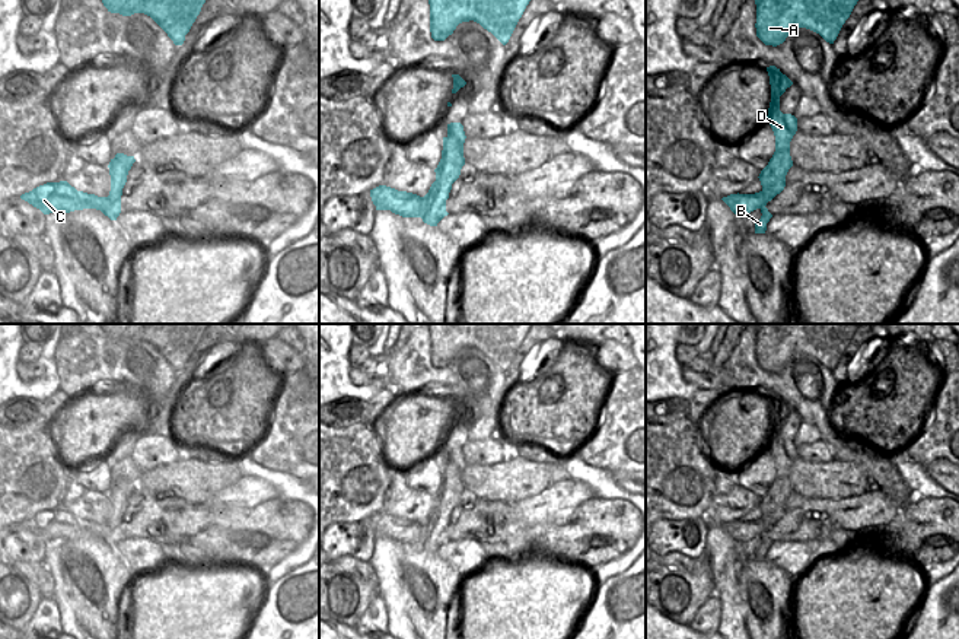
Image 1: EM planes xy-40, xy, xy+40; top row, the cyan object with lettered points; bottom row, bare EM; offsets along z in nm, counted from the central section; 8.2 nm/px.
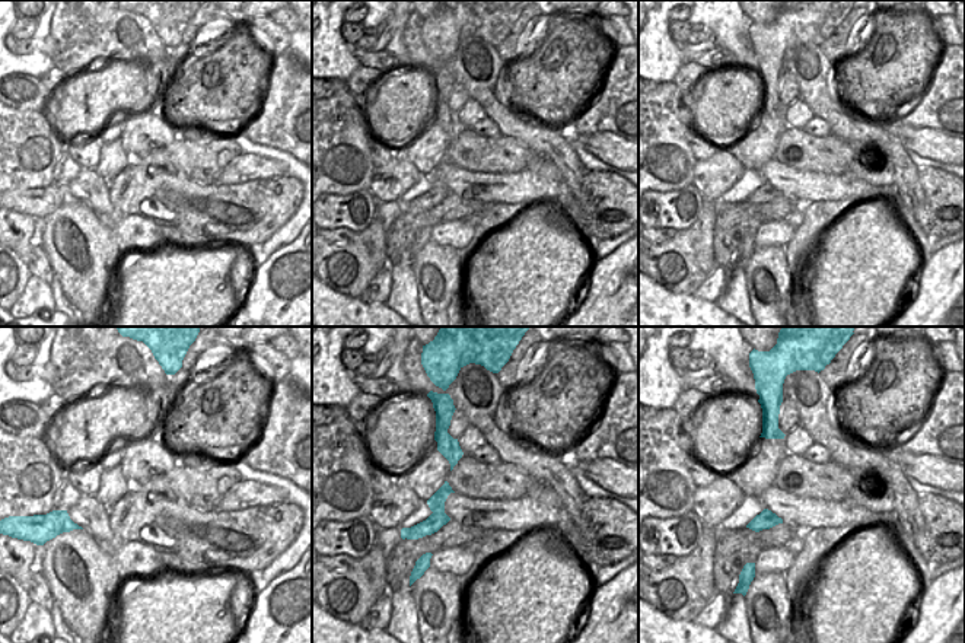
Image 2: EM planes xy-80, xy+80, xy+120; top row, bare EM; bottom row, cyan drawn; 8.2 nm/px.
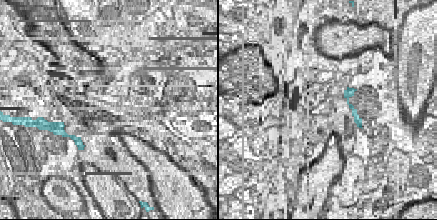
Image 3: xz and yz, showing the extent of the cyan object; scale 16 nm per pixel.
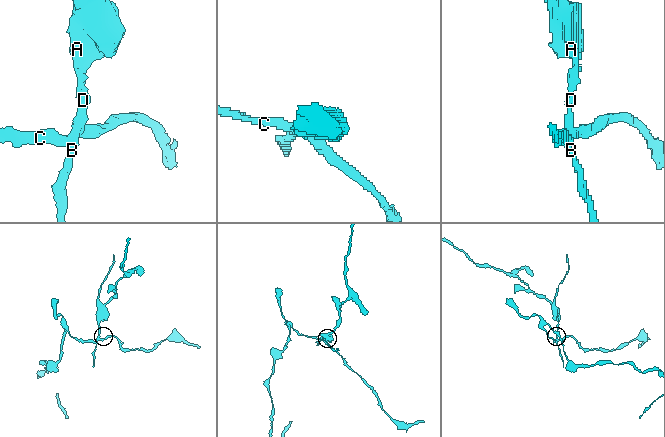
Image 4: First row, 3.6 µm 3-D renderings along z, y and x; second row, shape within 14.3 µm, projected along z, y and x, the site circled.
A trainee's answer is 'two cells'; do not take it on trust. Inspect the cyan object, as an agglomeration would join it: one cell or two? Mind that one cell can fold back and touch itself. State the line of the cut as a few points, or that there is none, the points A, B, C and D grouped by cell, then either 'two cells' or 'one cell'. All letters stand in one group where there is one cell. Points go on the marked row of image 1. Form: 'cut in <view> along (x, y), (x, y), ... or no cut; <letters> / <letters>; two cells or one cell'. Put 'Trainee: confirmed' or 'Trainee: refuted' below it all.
cut in xy along (430, 204), (423, 213), (402, 216); A B D / C; two cells
Trainee: confirmed

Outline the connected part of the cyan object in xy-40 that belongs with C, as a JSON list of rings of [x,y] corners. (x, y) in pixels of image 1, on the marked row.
[[[67,181],[47,182],[22,194],[20,198],[39,209],[44,214],[96,209],[111,220],[117,220],[121,213],[121,200],[118,204],[114,204],[111,201],[111,193],[108,197],[98,197],[95,194],[77,191]]]

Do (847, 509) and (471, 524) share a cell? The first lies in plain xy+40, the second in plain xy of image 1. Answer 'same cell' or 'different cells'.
different cells

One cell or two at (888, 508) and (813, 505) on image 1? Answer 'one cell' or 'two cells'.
one cell

